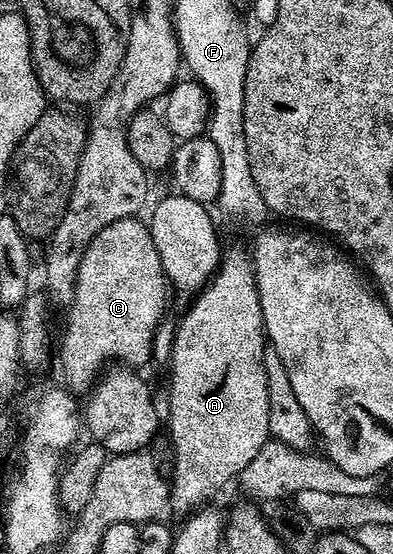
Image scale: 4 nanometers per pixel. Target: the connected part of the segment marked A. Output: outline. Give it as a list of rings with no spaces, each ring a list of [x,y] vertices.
[[[228,247],[221,253],[216,273],[208,285],[193,299],[190,313],[178,324],[178,333],[174,336],[174,345],[170,348],[170,444],[174,447],[174,476],[170,480],[169,511],[179,512],[182,518],[189,517],[195,510],[209,505],[210,500],[230,479],[238,478],[252,458],[256,457],[266,440],[271,439],[268,426],[268,378],[264,370],[262,355],[266,353],[268,341],[262,323],[262,307],[258,297],[258,283],[254,277],[254,262],[249,251]]]

